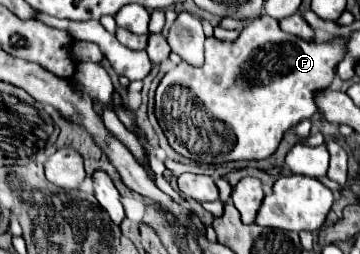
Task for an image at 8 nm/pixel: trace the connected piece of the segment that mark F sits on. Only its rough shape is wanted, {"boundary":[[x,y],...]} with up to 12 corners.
{"boundary":[[255,19],[161,79],[169,145],[245,161],[317,113],[343,39]]}

